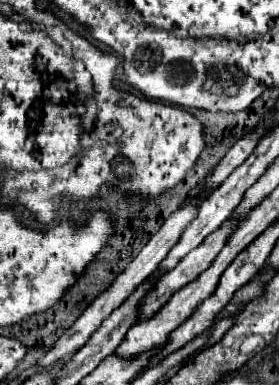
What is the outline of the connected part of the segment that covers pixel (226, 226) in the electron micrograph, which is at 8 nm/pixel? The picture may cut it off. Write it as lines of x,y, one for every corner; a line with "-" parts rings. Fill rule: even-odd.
230,217
230,219
226,219
196,249
192,249
184,259
180,259
180,263
172,271
168,271
156,283
156,287
148,293
148,297
142,301
142,305
140,305
140,319
152,317
178,289
182,289
186,283
190,283
200,273
204,273
212,265
212,261
216,259
220,249
226,245
228,237
238,229
238,225
242,221
244,221
244,217

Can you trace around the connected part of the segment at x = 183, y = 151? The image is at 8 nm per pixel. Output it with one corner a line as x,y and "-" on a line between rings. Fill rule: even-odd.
72,29
64,31
64,37
72,41
72,53
76,59
84,61
86,69
94,77
94,99
100,109
96,135
108,141
108,147
84,151
80,167
76,167
72,173
72,201
94,199
100,193
100,185
116,183
116,189
126,201
134,199
134,203
140,207
152,203
164,191
176,187
176,183
180,183
196,165
206,145
204,127
200,127
200,121
182,107
162,105
114,87
114,71
120,59
114,53
98,49

